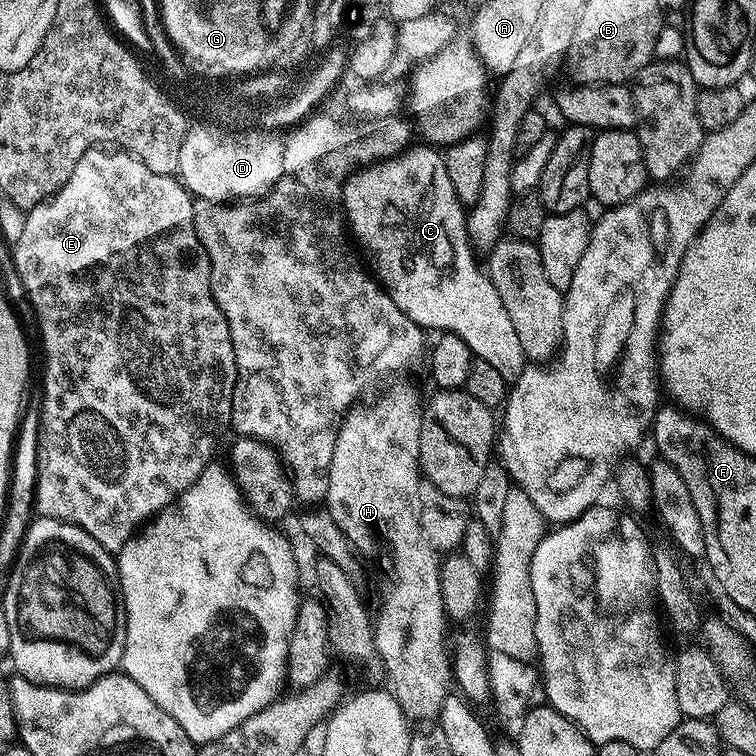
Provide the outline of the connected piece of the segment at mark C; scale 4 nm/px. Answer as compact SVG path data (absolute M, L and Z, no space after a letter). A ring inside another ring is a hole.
M409 146L396 156L369 163L349 175L344 181L342 197L347 227L355 243L368 251L375 279L406 318L425 330L440 328L436 330L441 333L453 332L470 346L475 359L490 362L507 382L516 380L526 366L522 342L518 342L518 334L510 322L510 314L506 314L506 306L502 306L502 298L498 298L498 290L494 290L481 265L479 268L472 261L474 249L468 242L465 205L454 194L443 155L432 146L416 147Z

